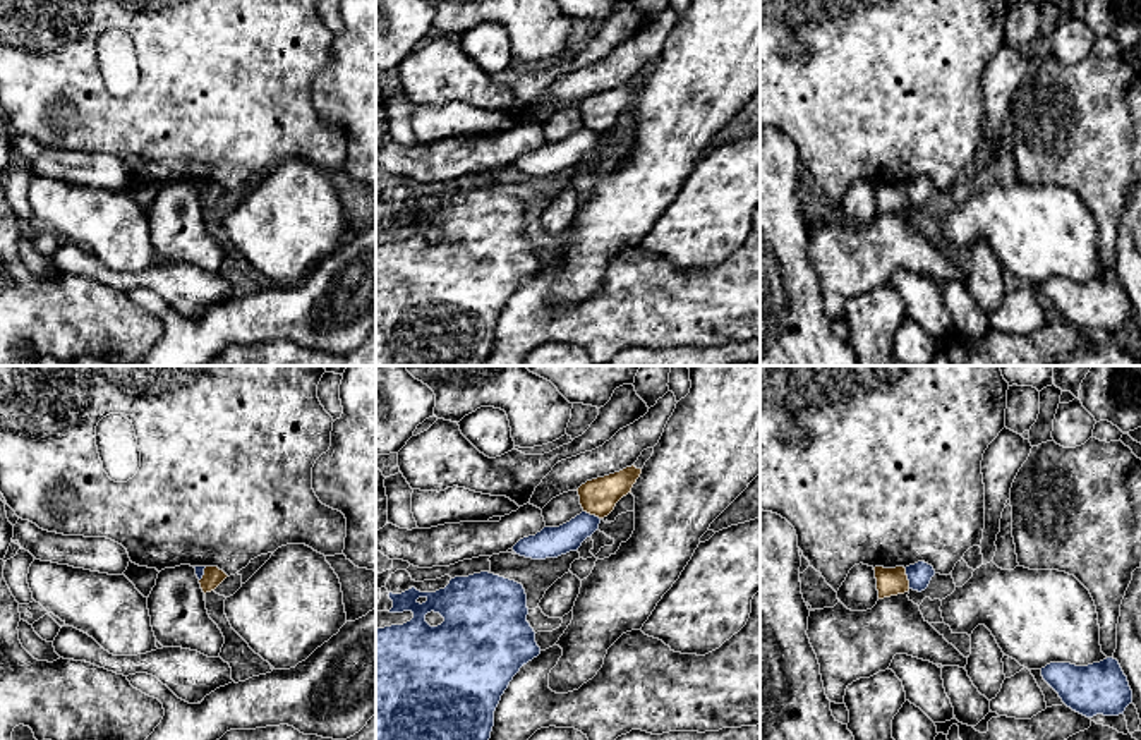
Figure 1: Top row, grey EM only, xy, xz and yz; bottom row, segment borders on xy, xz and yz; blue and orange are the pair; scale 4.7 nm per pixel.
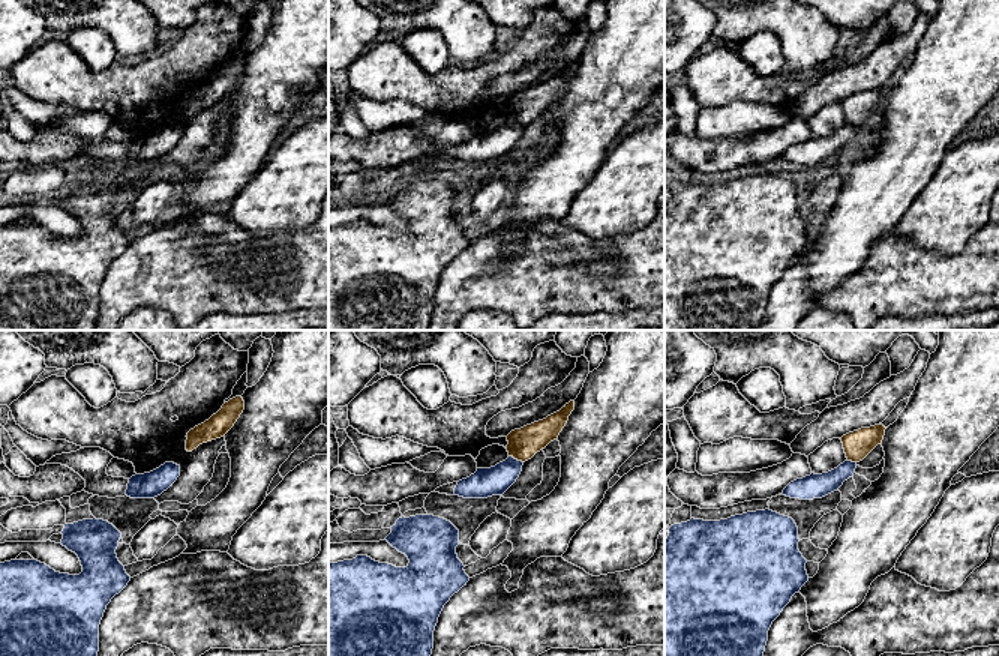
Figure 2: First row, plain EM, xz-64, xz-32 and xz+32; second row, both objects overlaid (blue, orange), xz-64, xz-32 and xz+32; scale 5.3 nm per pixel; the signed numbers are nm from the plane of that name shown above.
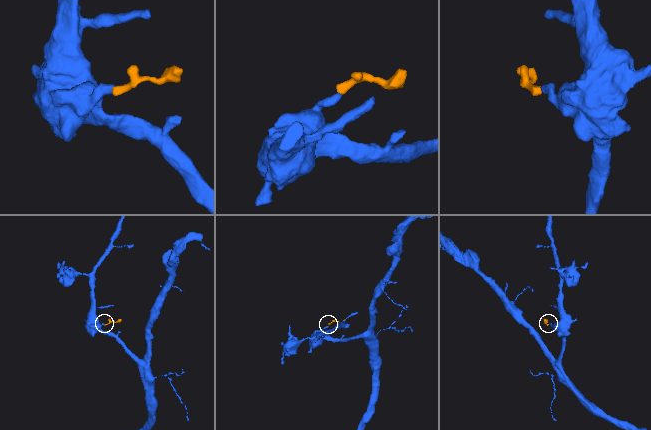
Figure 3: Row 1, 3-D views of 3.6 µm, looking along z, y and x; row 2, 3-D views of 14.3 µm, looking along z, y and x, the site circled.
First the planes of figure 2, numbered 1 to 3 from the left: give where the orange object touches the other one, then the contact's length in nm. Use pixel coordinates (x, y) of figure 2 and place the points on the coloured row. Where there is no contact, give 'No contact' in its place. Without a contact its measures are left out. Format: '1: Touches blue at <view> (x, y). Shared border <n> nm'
1: No contact
2: Touches blue at xz-32 (516, 460). Shared border 90 nm
3: Touches blue at xz+32 (851, 461). Shared border 60 nm

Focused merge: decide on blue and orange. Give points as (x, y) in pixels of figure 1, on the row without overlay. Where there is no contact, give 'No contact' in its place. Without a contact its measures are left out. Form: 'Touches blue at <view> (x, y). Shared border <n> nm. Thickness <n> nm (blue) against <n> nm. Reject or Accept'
Touches blue at yz (908, 194). Shared border 100 nm. Thickness 120 nm (blue) against 130 nm. Reject

